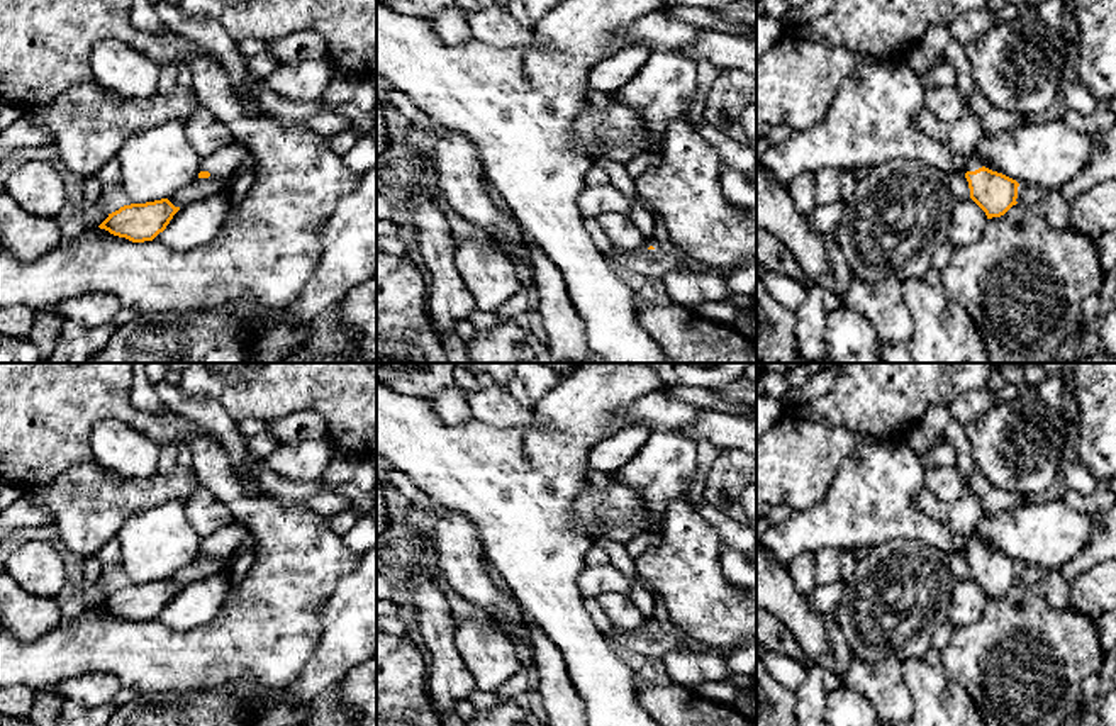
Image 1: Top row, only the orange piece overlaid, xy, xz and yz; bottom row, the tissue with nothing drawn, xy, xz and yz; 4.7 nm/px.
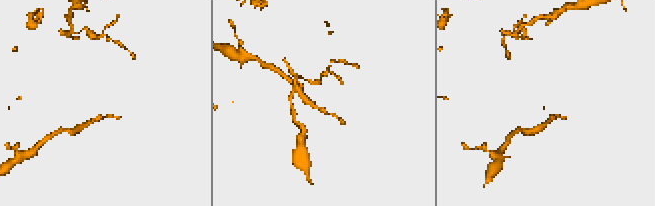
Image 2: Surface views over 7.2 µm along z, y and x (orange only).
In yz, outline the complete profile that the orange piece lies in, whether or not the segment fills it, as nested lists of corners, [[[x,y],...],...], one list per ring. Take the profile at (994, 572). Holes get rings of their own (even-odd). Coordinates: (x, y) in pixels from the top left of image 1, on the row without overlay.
[[[980,539],[968,543],[965,553],[970,578],[985,592],[987,599],[1004,595],[1016,585],[1019,563],[984,546]]]

